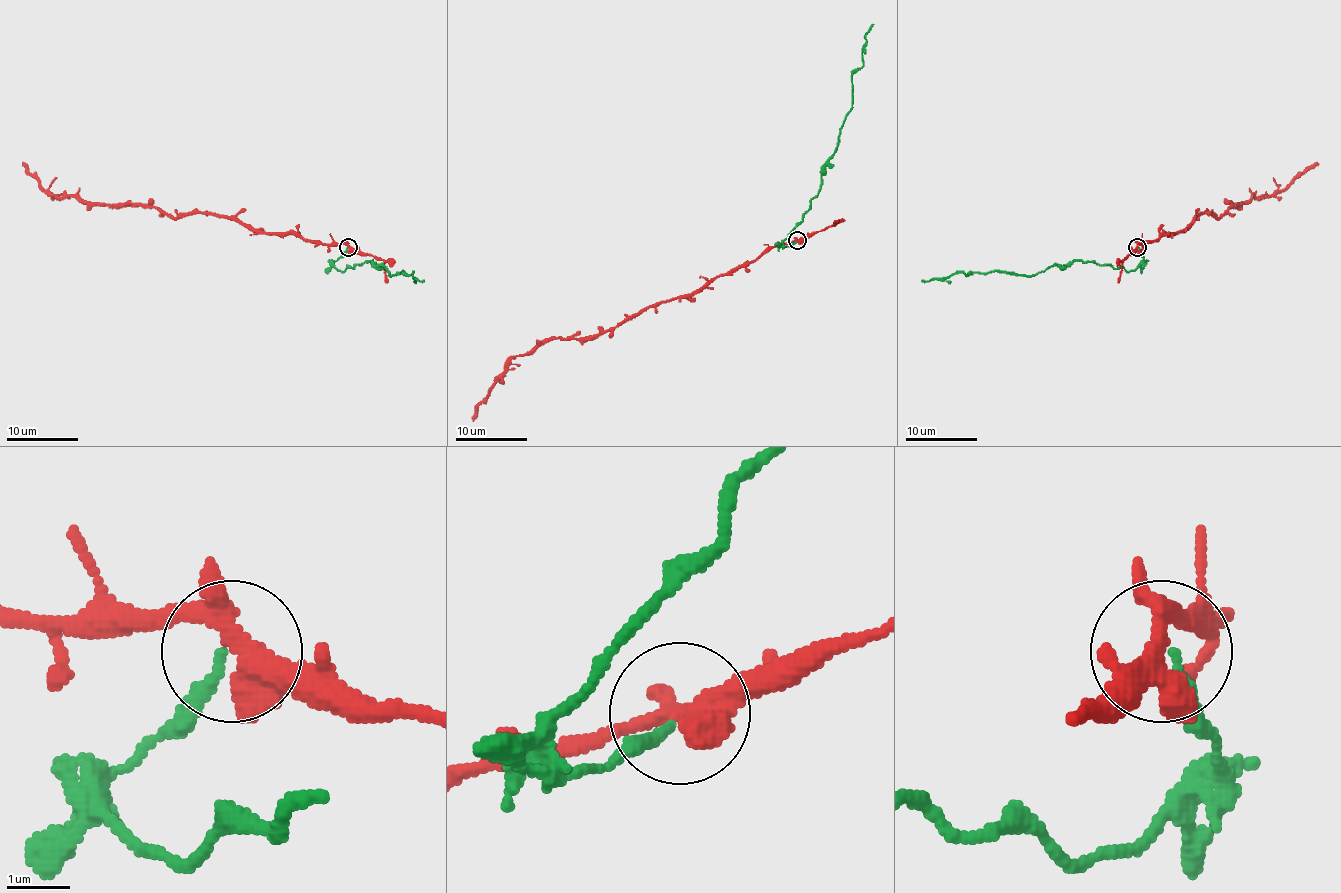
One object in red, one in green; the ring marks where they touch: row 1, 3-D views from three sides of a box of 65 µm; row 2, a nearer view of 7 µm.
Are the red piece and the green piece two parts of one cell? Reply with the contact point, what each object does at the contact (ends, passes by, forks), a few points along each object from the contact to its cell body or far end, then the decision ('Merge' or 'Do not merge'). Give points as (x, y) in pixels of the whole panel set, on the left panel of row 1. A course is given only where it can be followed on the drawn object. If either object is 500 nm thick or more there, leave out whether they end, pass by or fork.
Place: (348, 247). At the ring red forks. At the ring green ends. Course of red: (347, 247), (258, 233), (206, 213), (171, 217), (148, 206), (89, 206), (51, 195), (23, 163). Course of green: (347, 247), (333, 265), (339, 270), (372, 261), (390, 276), (403, 270), (413, 272), (419, 281), (424, 279). Do not merge

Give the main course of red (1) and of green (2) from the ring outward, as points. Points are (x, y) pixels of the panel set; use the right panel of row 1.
1: (1137, 247), (1151, 243), (1160, 235), (1178, 233), (1199, 213), (1219, 217), (1253, 195), (1276, 195), (1319, 163)
2: (1139, 247), (1144, 261), (1132, 270), (1069, 261), (1032, 276), (1003, 270), (921, 279)

